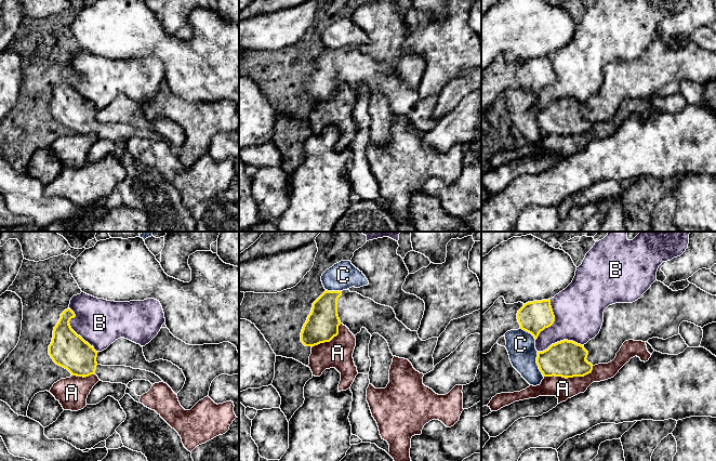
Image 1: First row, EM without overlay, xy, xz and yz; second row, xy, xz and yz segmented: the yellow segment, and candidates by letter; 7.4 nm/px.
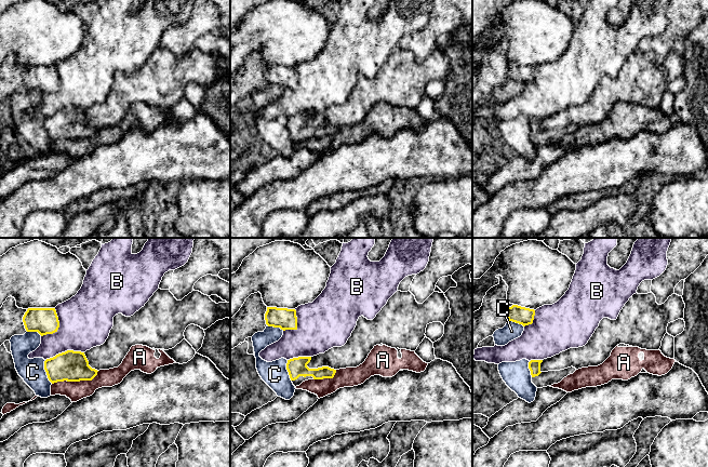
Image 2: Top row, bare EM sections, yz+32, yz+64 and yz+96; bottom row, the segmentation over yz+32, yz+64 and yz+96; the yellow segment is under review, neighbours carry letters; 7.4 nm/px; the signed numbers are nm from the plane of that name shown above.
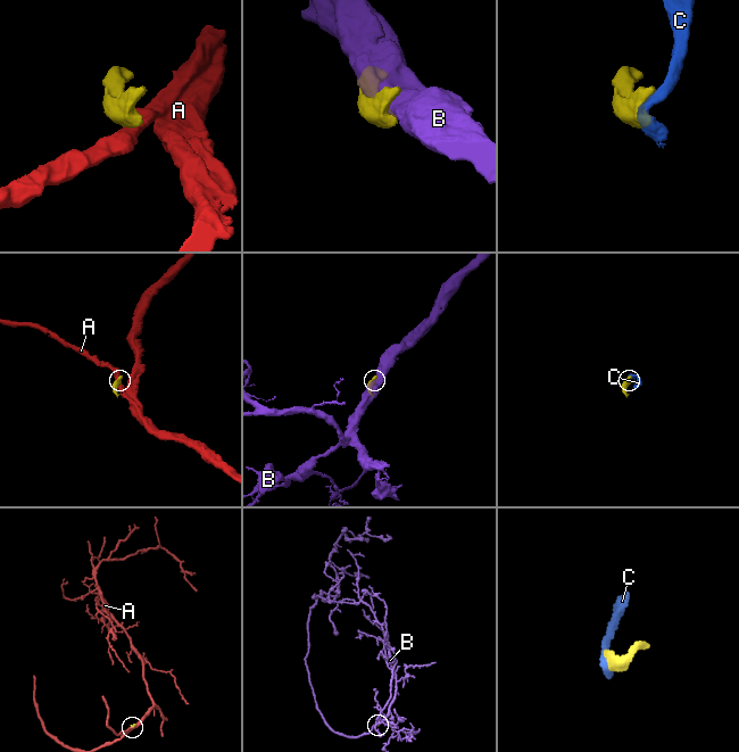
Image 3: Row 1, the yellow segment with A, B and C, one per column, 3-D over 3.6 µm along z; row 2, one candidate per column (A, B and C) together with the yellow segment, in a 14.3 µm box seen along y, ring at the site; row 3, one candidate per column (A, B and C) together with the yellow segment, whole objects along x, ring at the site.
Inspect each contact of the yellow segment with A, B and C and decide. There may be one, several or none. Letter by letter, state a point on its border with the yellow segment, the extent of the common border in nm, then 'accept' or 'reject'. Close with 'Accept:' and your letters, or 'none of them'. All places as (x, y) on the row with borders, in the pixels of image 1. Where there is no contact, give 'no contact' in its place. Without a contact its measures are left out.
A: meets yellow in yz at (570, 377); contact 380 nm long; reject
B: meets yellow in xy at (73, 330); contact 400 nm long; reject
C: meets yellow in yz at (538, 365); contact 200 nm long; reject
Accept: none of them

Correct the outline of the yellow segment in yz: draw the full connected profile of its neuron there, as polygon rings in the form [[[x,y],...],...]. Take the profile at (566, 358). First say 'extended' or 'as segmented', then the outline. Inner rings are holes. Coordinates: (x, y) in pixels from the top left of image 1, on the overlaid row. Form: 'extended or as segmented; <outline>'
as segmented; [[[563,340],[538,352],[536,364],[543,377],[584,377],[593,370],[593,365],[586,360],[587,355],[583,345]]]

